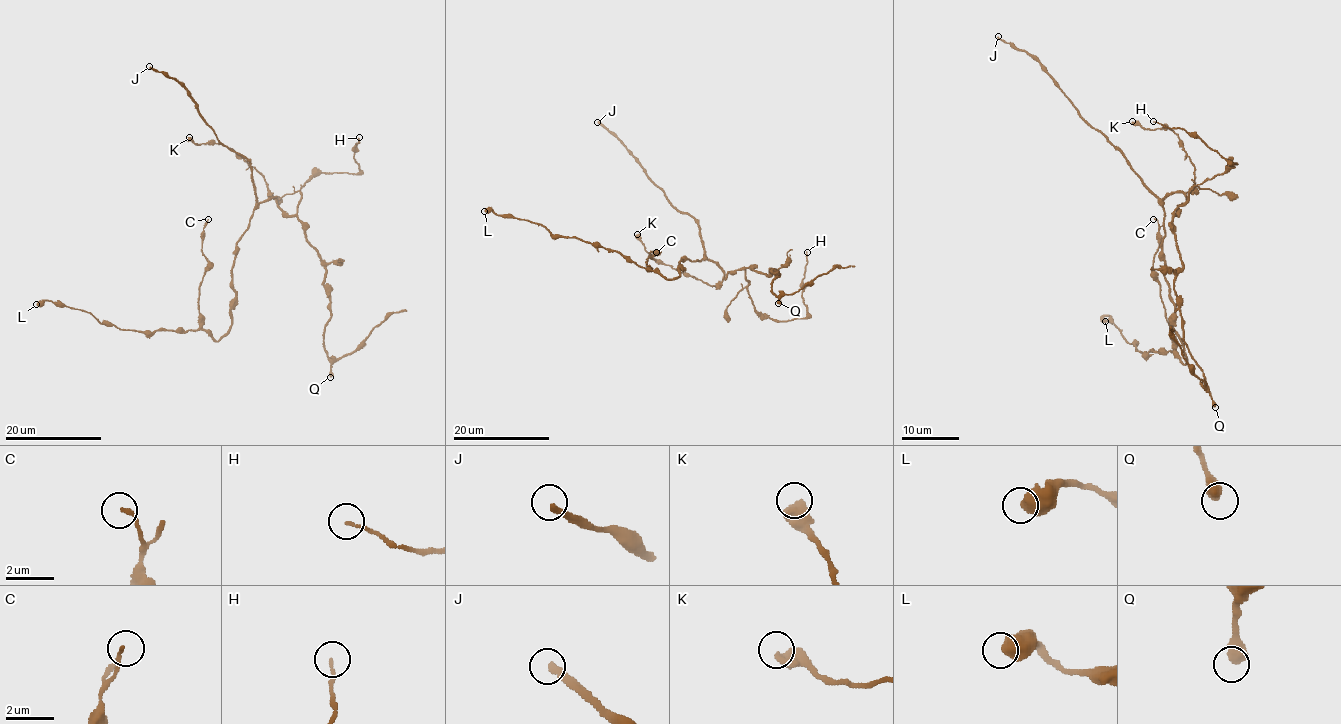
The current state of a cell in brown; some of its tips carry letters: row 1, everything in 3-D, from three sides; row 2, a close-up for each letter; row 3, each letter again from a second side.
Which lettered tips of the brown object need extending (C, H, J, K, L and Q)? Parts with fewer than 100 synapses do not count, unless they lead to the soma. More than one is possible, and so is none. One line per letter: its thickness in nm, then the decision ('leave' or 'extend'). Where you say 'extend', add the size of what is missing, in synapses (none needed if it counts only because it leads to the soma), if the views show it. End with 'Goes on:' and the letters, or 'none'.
C: 130 nm thick; leave
H: 90 nm thick; leave
J: 200 nm thick; extend; about 180 synapses
K: 550 nm thick; leave
L: 600 nm thick; leave
Q: 500 nm thick; leave
Goes on: J

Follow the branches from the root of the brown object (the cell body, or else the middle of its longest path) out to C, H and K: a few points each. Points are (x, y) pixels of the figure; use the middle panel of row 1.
C: (698, 260), (682, 260), (679, 276), (666, 278), (647, 265), (655, 250), (649, 253), (653, 256), (656, 252)
H: (698, 260), (712, 260), (725, 278), (744, 270), (755, 309), (787, 321), (807, 315), (802, 297), (807, 252)
K: (698, 260), (712, 260), (722, 271), (724, 279), (716, 285), (708, 285), (701, 279), (657, 262), (637, 234)

